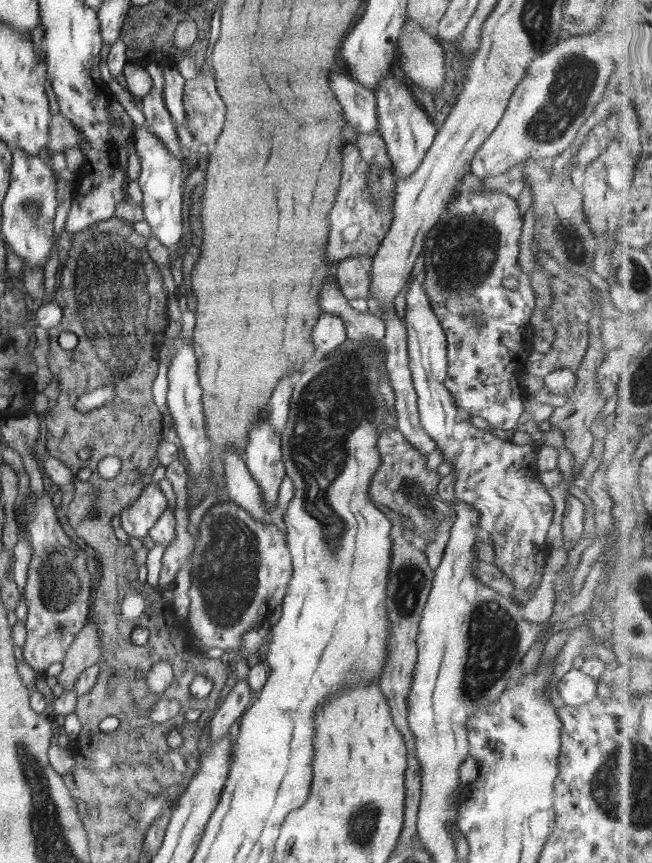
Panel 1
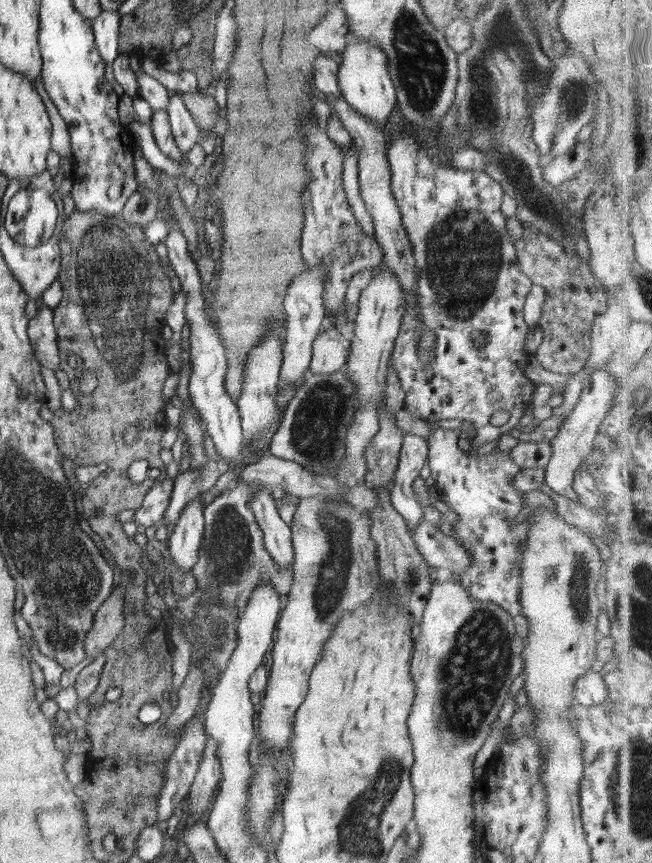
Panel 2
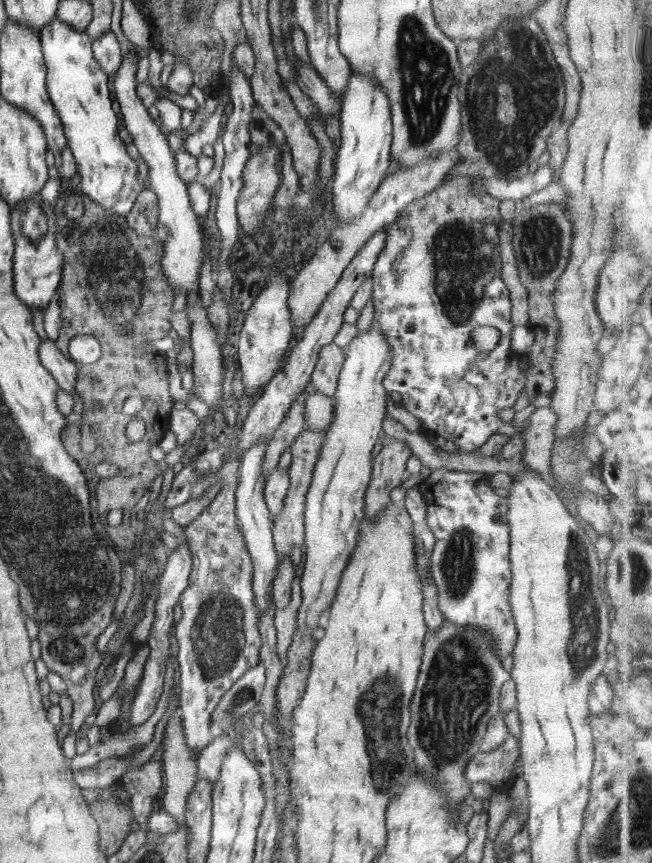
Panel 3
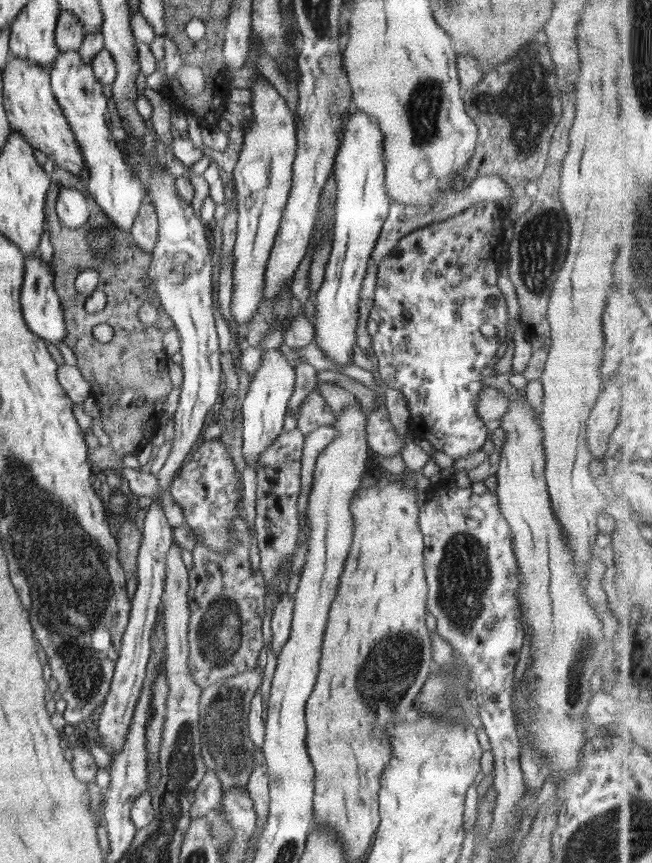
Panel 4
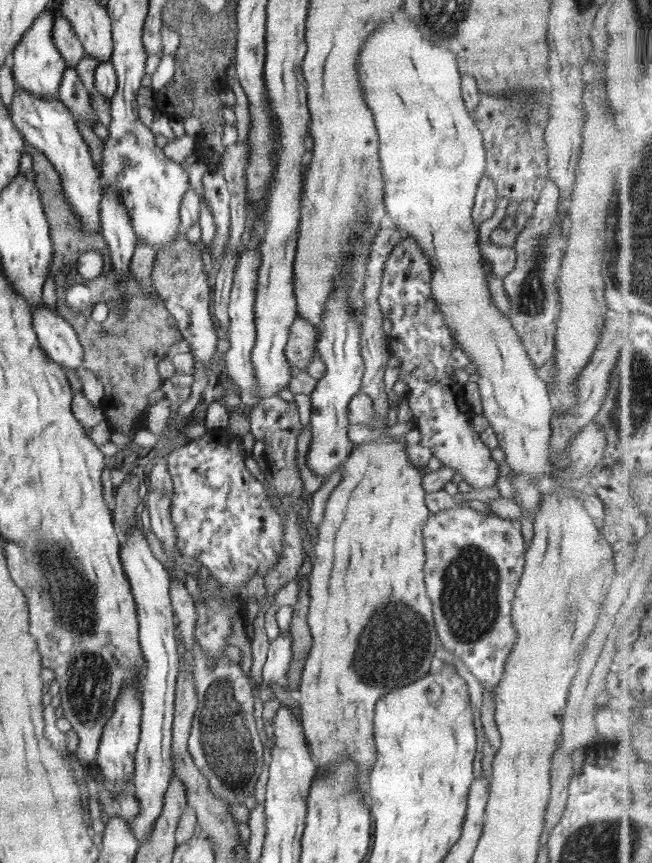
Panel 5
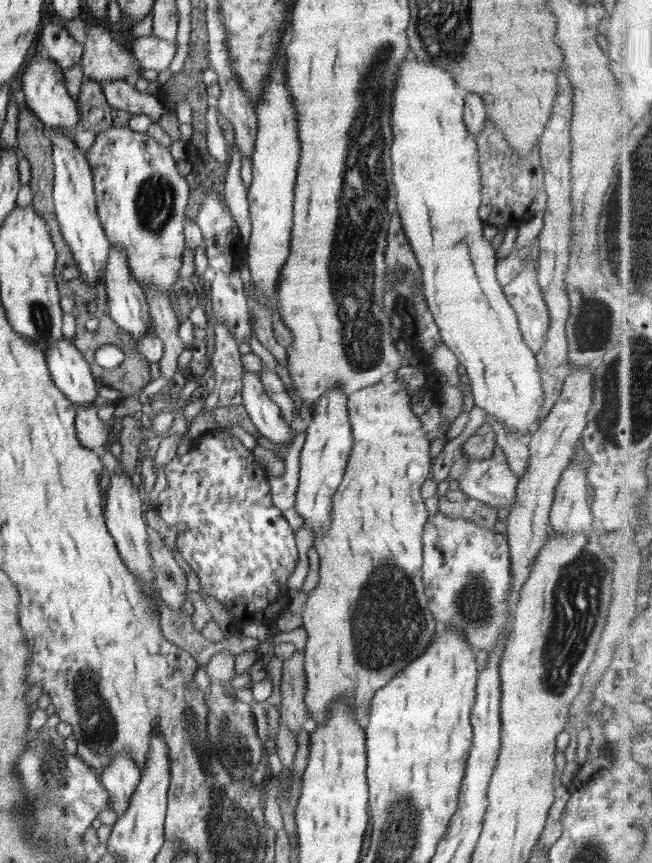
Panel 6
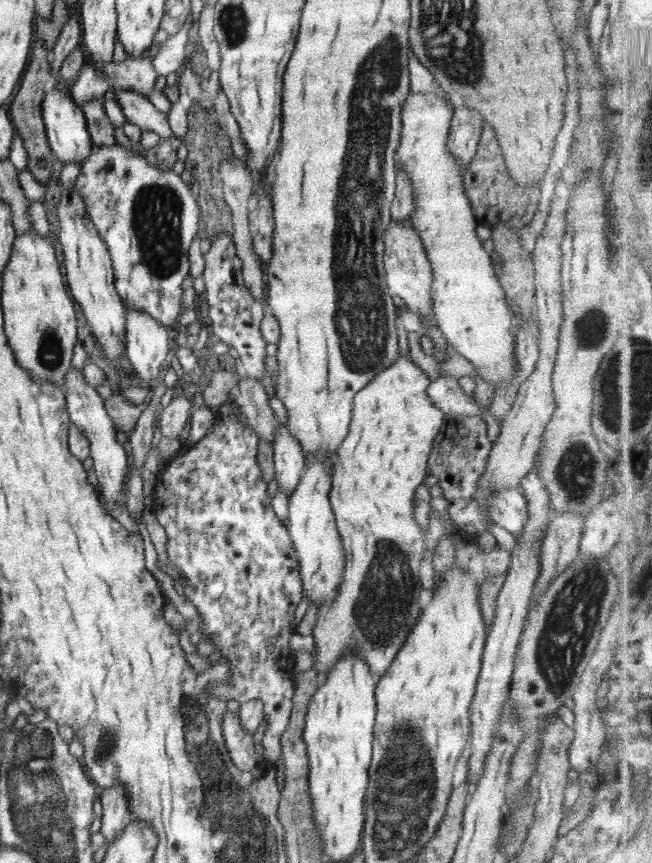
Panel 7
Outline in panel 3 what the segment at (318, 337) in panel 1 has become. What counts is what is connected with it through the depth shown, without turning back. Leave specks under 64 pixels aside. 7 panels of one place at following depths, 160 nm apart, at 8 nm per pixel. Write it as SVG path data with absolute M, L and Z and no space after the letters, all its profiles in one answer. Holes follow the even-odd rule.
M335 343L322 346L314 372L311 374L312 389L334 398L345 351Z

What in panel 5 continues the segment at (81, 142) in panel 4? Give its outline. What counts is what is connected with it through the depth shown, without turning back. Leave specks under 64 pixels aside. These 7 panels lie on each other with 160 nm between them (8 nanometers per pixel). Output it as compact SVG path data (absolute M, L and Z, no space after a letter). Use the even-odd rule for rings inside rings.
M66 67L66 72L62 76L62 84L58 88L58 99L68 107L75 120L86 120L91 125L97 122L90 94L84 88L75 67ZM112 189L103 192L100 204L100 232L108 243L117 283L121 283L130 274L138 238L123 200Z

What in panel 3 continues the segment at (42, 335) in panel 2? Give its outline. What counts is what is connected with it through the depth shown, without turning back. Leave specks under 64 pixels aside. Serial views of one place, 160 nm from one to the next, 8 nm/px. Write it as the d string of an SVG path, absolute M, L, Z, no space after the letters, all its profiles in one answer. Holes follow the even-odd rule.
M49 338L41 340L38 356L40 364L52 373L59 388L71 394L75 390L78 364L74 360L66 358L55 342Z

